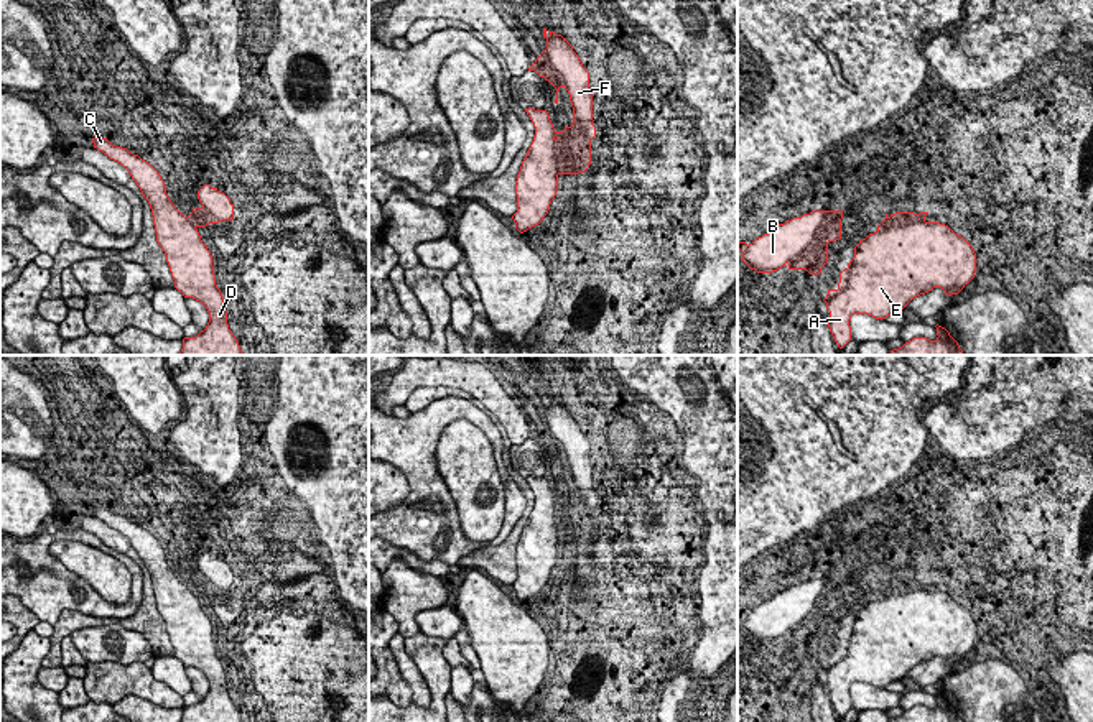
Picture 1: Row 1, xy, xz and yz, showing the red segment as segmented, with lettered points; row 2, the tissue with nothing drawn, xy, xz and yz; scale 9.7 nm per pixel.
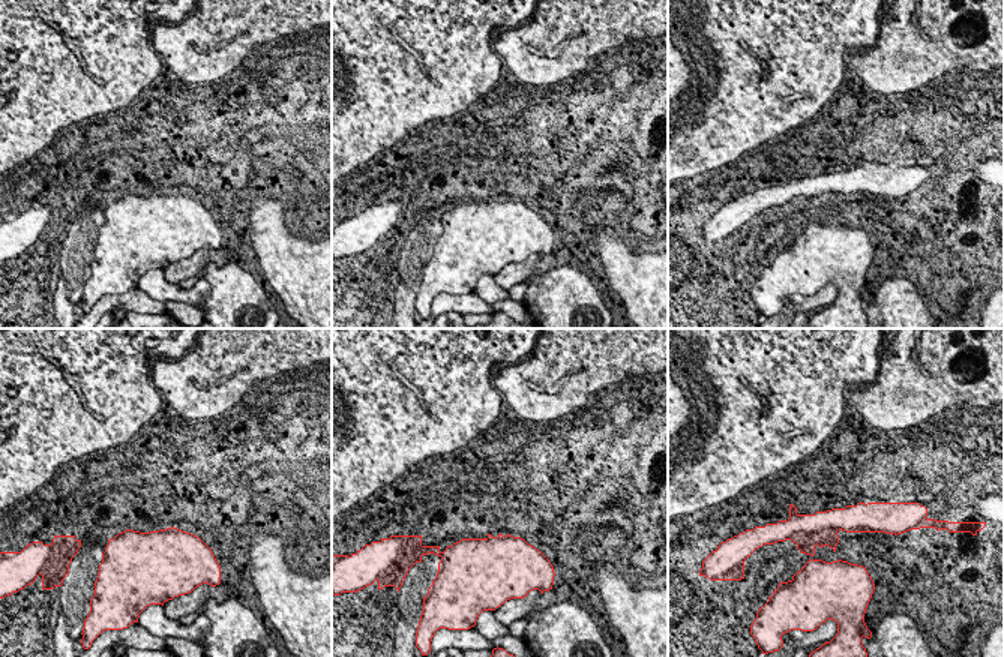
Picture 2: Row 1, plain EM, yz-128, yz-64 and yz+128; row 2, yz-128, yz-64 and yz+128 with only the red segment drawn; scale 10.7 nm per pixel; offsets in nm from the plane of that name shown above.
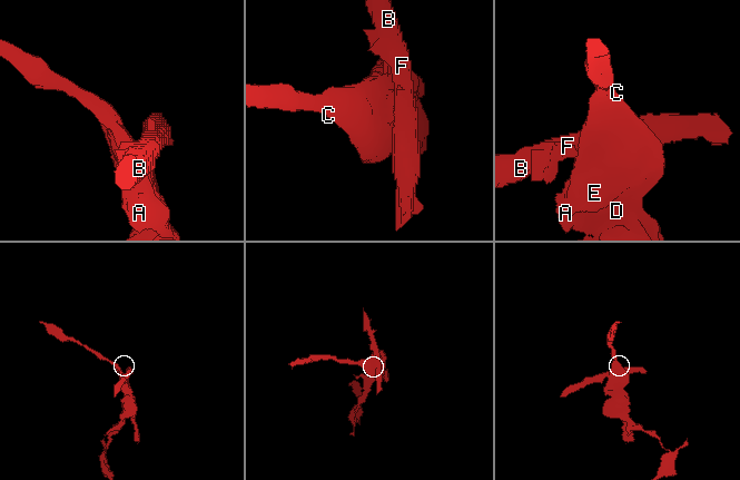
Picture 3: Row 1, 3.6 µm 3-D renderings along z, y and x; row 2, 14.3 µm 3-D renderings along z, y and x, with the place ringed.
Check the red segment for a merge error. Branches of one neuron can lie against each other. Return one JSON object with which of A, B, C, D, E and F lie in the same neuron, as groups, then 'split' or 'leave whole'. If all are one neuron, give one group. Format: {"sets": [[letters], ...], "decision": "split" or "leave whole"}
{"sets": [["A", "C", "D", "E"], ["B", "F"]], "decision": "split"}

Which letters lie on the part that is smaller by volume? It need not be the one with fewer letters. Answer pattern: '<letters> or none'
B, F

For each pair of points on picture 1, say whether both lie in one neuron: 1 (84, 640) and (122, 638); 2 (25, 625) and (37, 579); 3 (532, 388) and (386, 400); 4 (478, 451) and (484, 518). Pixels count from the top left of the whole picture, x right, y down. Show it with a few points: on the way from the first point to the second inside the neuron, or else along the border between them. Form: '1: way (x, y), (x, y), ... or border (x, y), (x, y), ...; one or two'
1: way (94, 640), (112, 640); one
2: border (17, 596), (40, 619); two
3: border (491, 372), (507, 393); two
4: way (471, 467), (469, 502); one

